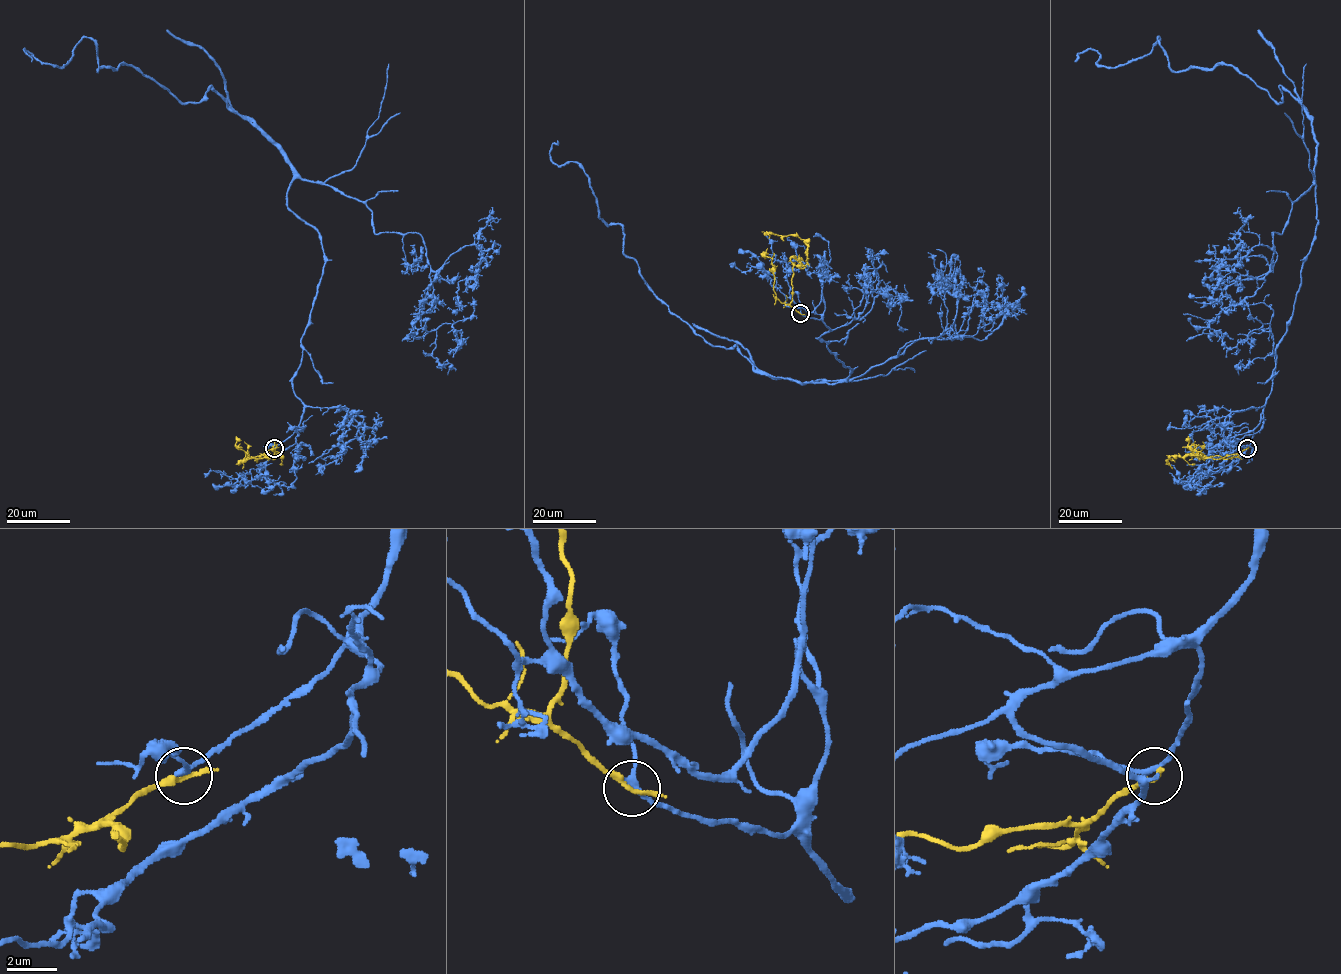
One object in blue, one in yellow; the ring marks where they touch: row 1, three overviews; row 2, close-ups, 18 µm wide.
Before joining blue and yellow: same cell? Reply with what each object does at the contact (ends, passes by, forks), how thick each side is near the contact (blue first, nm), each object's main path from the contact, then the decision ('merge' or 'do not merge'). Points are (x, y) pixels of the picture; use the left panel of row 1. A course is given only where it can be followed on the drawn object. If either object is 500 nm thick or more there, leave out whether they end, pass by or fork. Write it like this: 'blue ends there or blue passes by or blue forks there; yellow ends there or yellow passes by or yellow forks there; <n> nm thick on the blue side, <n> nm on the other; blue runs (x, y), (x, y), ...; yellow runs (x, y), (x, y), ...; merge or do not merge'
blue passes by; yellow passes by; 200 nm thick on the blue side, 180 nm on the other; blue runs (274, 447), (324, 263), (289, 160), (211, 85), (182, 102), (98, 72), (91, 38), (31, 61); yellow runs (274, 448), (264, 453), (266, 458), (280, 456), (249, 458), (236, 464); merge

